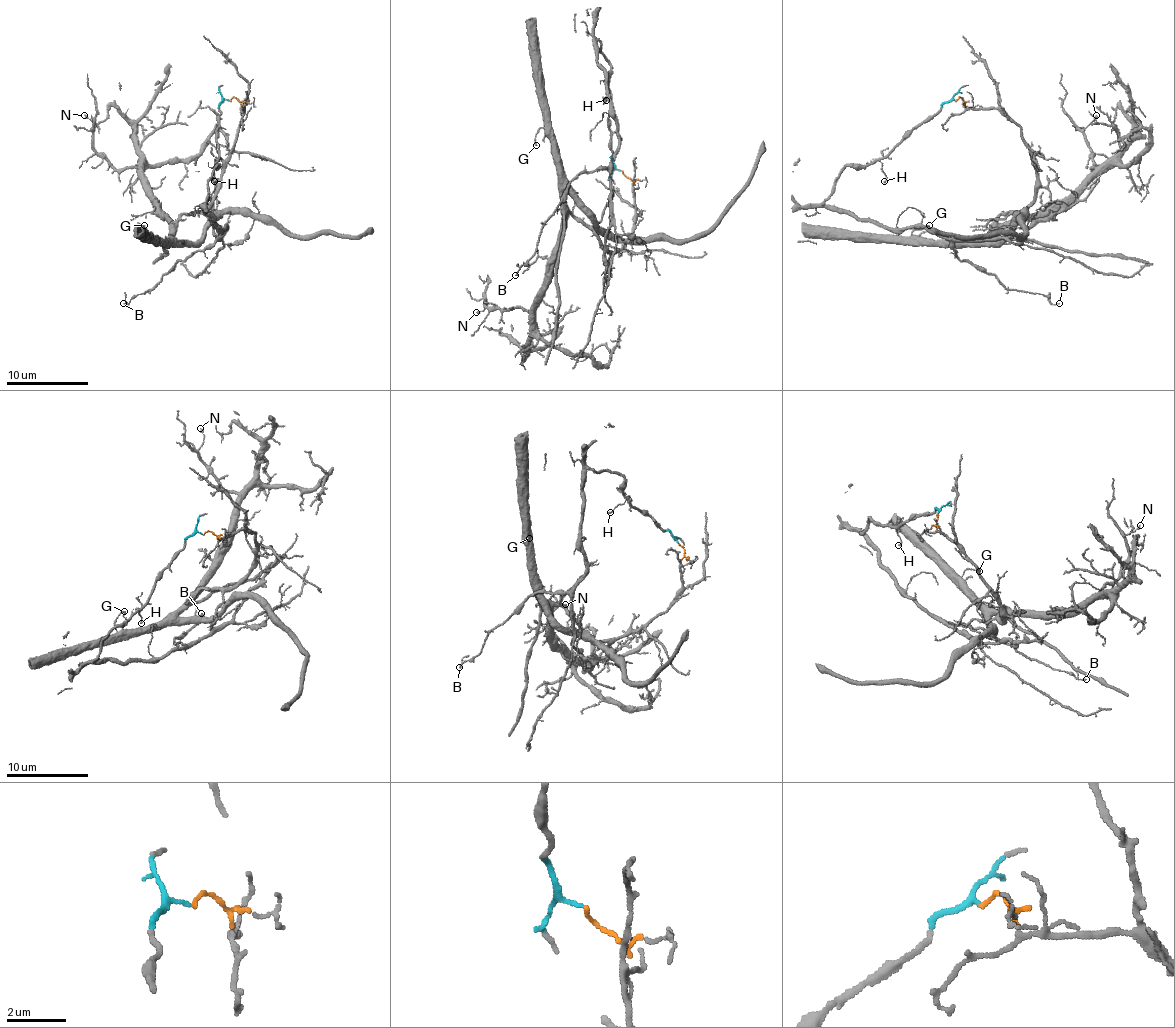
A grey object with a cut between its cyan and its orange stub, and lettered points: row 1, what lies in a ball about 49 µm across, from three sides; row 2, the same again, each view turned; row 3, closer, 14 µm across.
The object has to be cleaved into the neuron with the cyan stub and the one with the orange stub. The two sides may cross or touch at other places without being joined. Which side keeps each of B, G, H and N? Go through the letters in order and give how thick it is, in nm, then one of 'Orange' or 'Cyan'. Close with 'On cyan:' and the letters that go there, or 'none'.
B: Thickness 100 nm. Cyan
G: Thickness 130 nm. Orange
H: Thickness 130 nm. Cyan
N: Thickness 140 nm. Orange
On cyan: B, H

